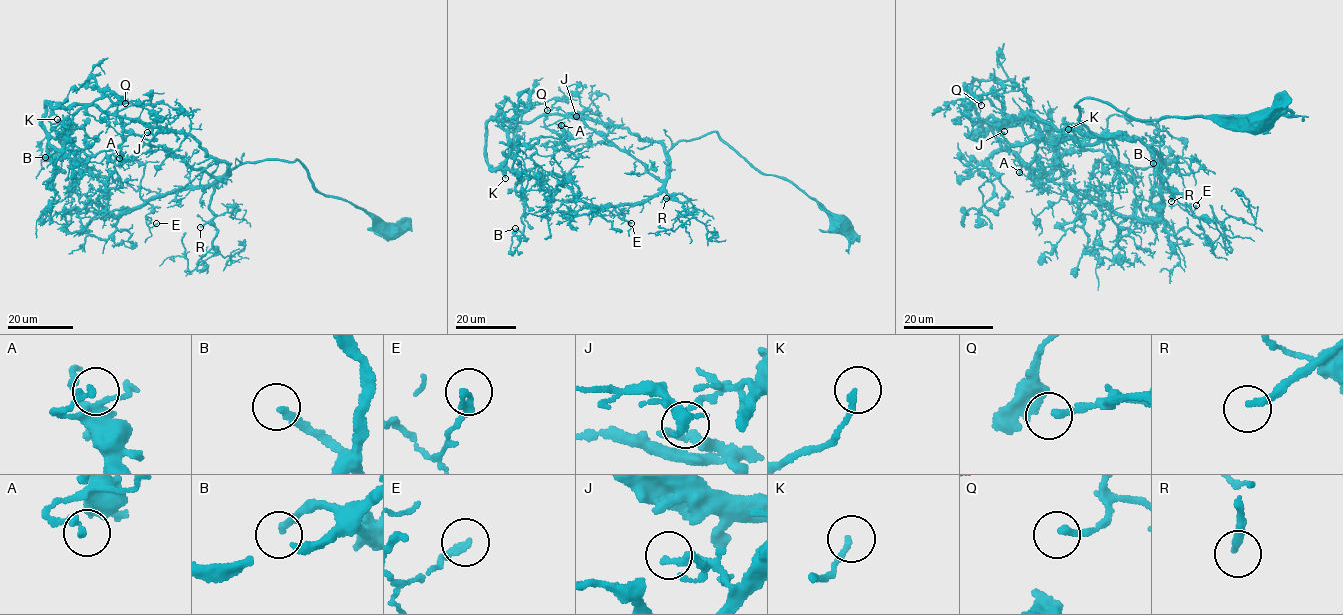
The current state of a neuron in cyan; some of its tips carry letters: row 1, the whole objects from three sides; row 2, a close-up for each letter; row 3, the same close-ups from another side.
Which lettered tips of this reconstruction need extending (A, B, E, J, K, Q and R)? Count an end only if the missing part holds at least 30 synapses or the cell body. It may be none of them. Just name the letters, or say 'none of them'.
K, R

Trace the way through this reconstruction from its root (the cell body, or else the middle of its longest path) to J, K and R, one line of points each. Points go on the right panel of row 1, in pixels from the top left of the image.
J: (1254, 120), (1146, 121), (1089, 98), (1074, 106), (1091, 134), (1032, 115), (1040, 142), (1012, 144), (1004, 131)
K: (1254, 120), (1146, 121), (1089, 98), (1074, 106), (1091, 134), (1029, 115), (987, 119), (1039, 176), (1068, 129)
R: (1254, 120), (1176, 116), (1146, 121), (1089, 98), (1074, 106), (1077, 119), (1093, 133), (1144, 142), (1171, 201)

